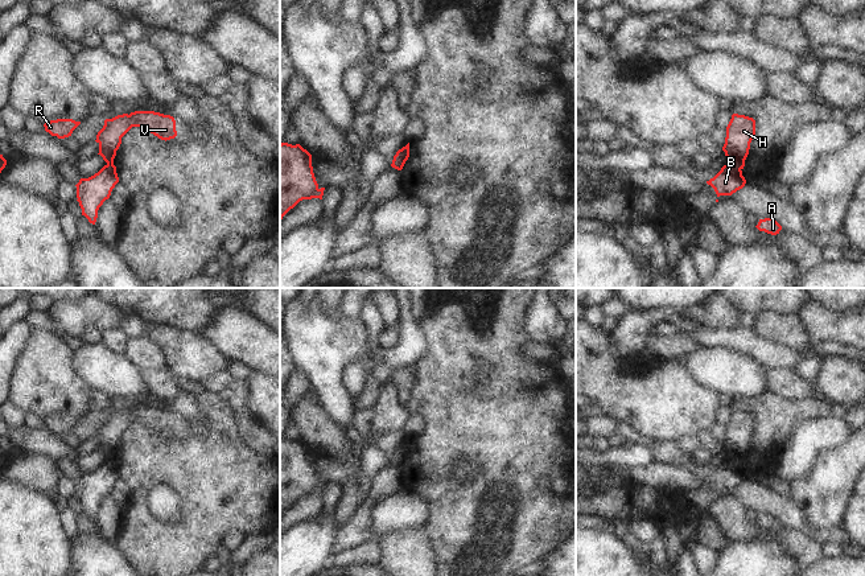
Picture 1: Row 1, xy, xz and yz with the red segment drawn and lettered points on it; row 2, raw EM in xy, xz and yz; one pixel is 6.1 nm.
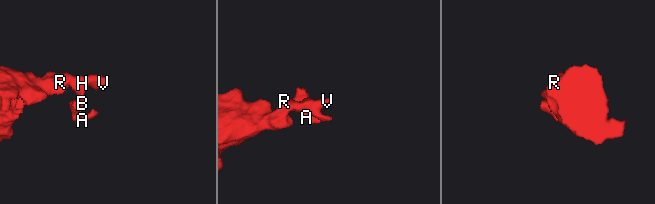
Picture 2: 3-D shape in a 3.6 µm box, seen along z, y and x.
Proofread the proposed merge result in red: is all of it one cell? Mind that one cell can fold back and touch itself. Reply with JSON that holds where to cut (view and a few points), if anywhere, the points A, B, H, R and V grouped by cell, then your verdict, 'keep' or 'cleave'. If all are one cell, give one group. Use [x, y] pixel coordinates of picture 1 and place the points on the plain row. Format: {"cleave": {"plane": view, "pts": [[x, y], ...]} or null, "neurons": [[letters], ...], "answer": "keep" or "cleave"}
{"cleave": {"plane": "yz", "pts": [[729, 457], [740, 465]]}, "neurons": [["A", "B"], ["H", "R", "V"]], "answer": "cleave"}

